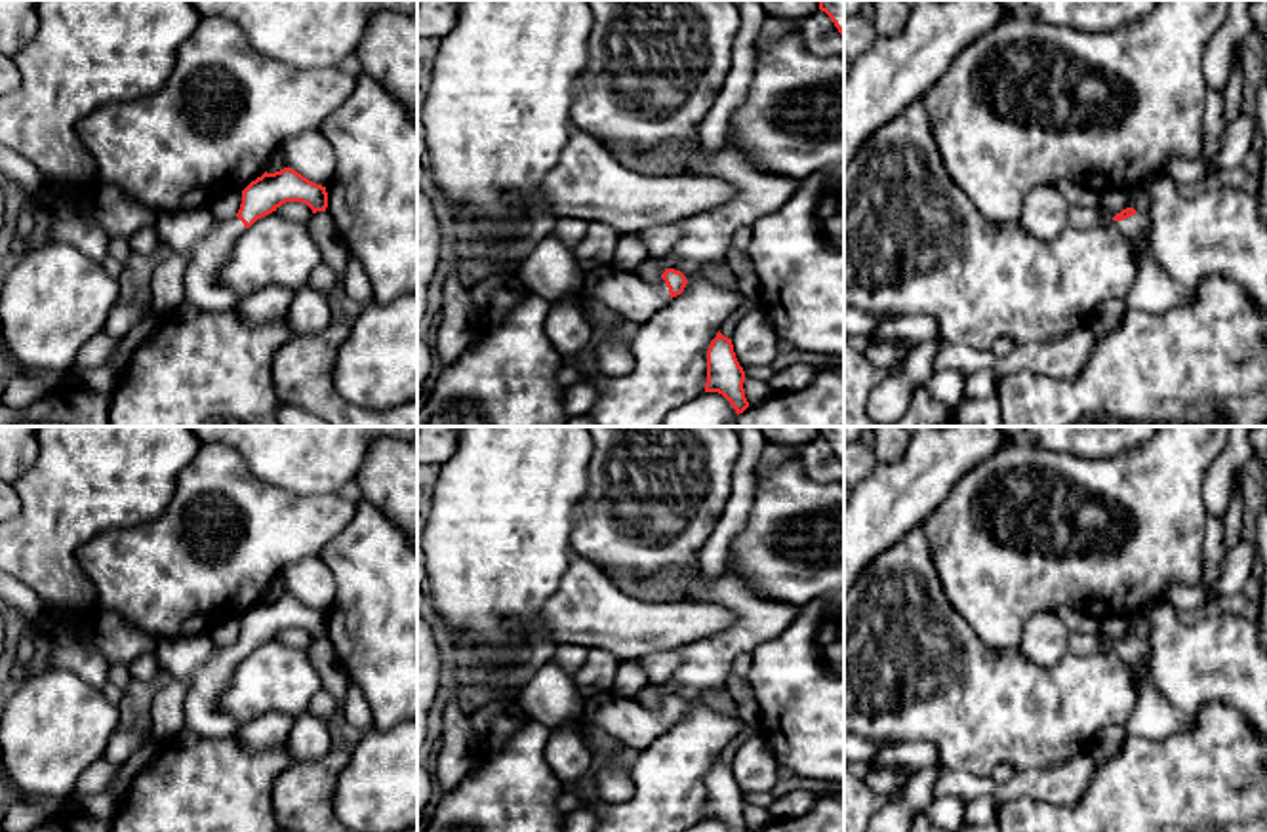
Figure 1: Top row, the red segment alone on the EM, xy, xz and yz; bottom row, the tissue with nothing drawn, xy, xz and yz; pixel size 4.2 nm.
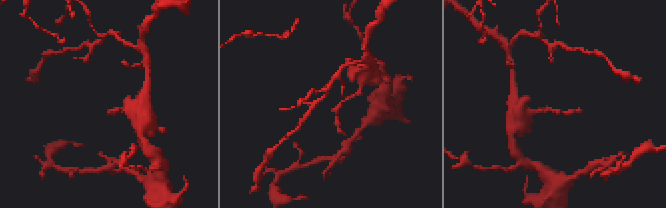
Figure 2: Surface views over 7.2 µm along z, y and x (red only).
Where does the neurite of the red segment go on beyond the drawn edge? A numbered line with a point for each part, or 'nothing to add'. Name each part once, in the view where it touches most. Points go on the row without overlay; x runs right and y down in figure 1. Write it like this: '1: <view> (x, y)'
1: yz (1134, 655)

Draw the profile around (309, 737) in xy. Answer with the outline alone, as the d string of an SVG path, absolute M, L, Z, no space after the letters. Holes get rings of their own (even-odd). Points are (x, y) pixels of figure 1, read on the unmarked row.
M305 710L295 716L286 746L293 763L322 758L332 750L330 727Z

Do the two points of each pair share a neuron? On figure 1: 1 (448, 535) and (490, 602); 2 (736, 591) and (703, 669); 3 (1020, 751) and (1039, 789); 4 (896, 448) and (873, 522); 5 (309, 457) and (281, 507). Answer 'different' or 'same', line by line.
1: same
2: same
3: different
4: different
5: different

